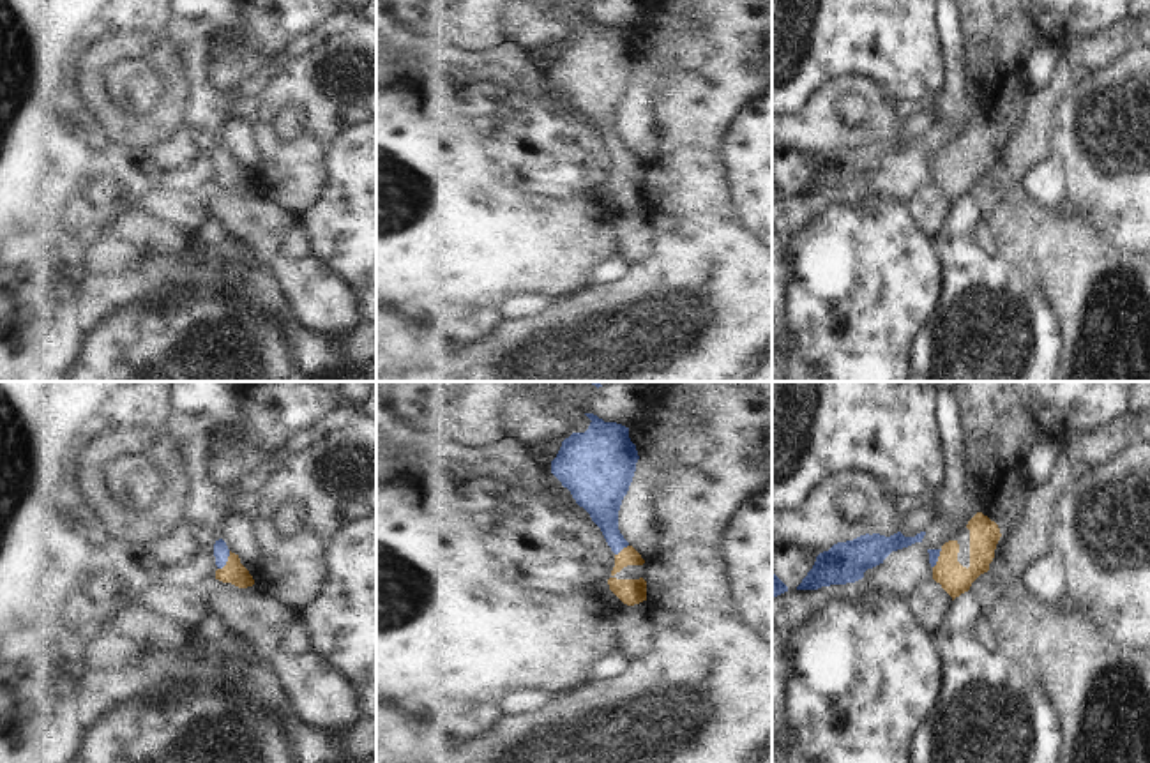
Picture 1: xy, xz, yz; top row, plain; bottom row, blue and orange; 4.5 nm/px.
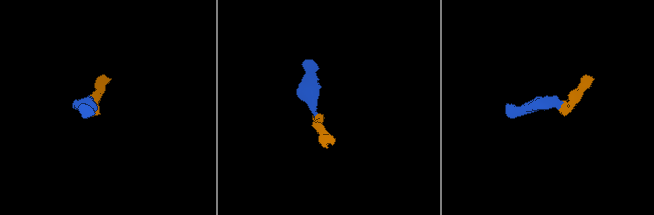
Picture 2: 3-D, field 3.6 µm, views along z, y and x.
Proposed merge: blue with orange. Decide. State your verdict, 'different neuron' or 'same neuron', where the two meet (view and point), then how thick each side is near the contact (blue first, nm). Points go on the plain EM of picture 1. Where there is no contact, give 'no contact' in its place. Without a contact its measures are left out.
same neuron; contact xy (225, 166); calibres 70 and 100 nm

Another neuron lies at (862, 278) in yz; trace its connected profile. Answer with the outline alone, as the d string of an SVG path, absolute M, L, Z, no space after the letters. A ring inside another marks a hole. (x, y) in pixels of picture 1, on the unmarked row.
M862 182L851 196L827 203L784 238L786 329L798 360L816 382L910 382L912 343L942 298L942 261L913 221L908 203Z

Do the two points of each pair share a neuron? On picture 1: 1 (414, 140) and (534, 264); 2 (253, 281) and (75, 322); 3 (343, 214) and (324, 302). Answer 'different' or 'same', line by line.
1: same
2: same
3: different

